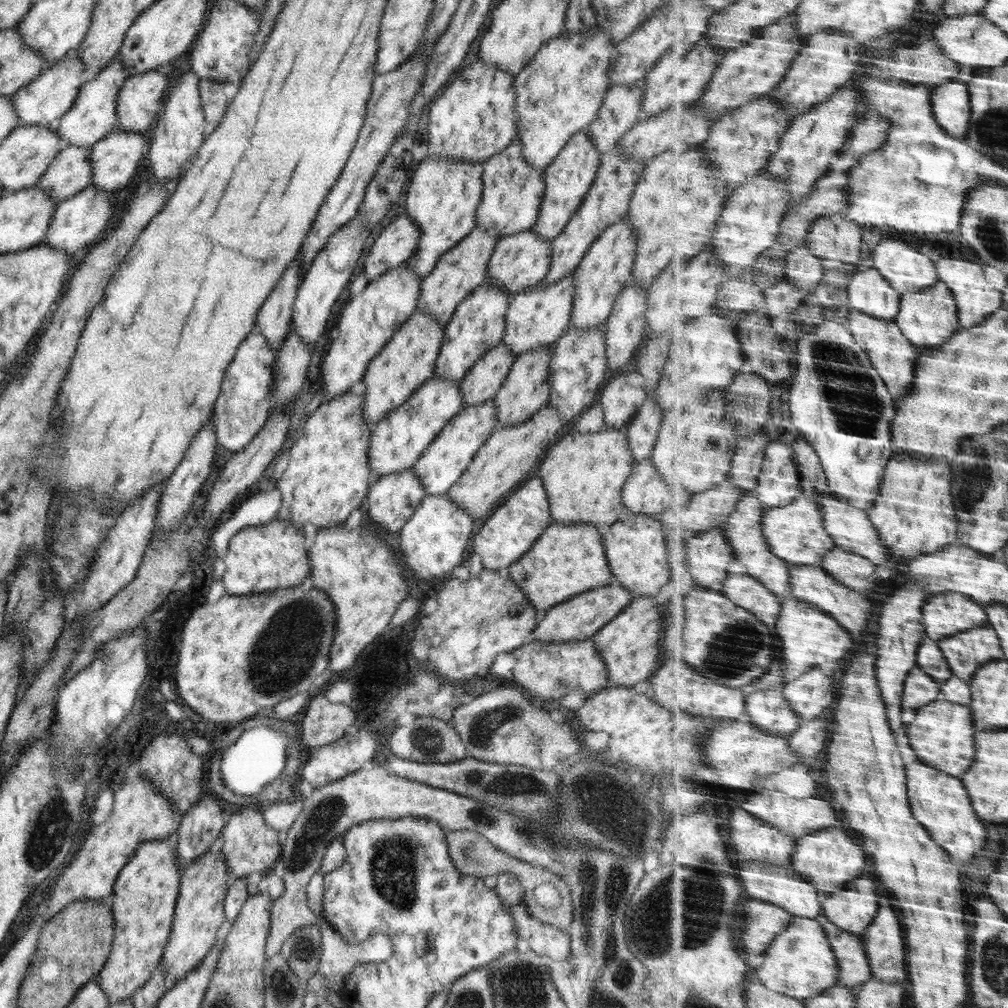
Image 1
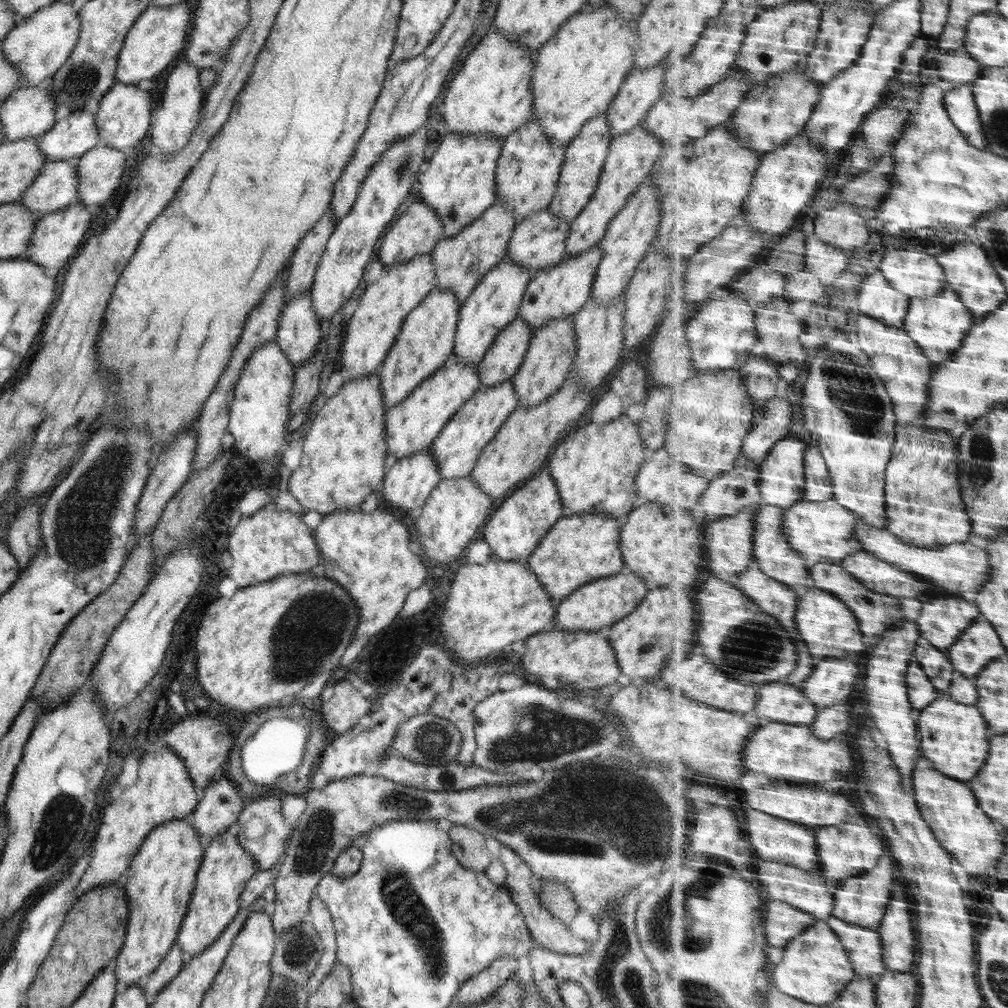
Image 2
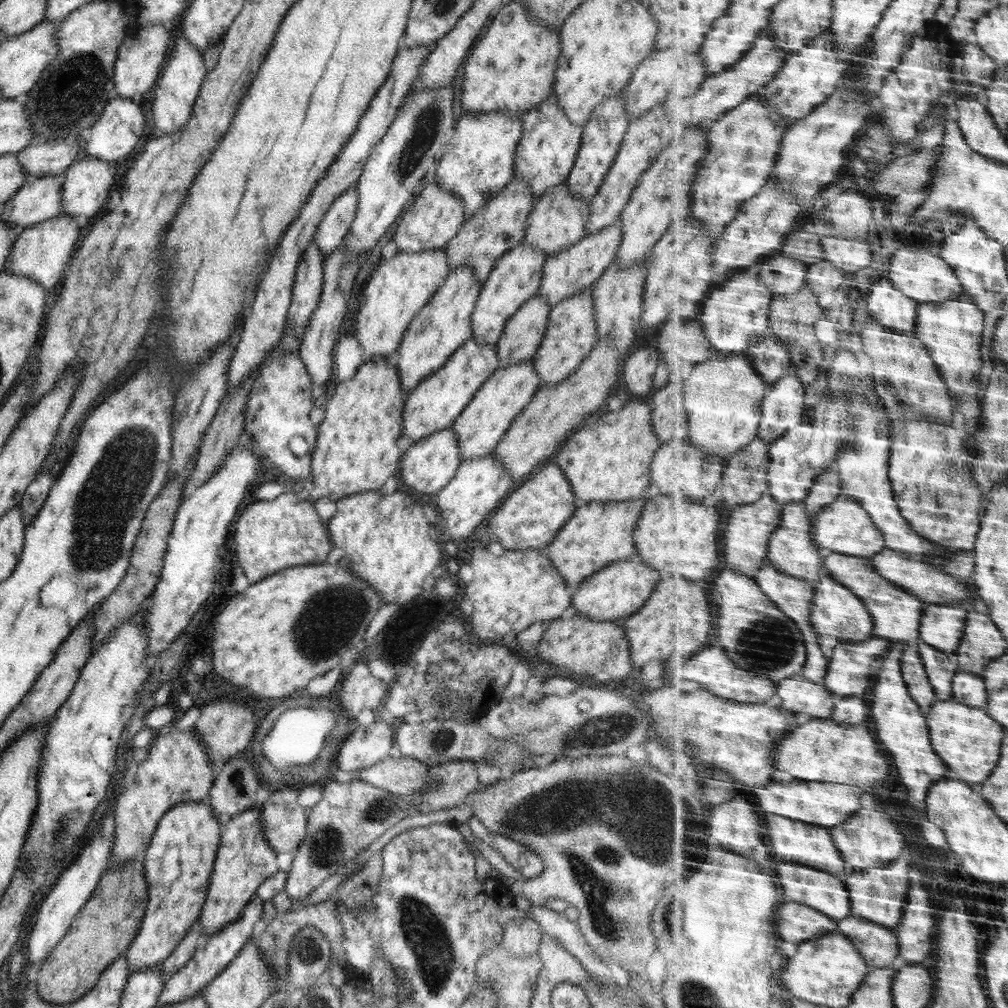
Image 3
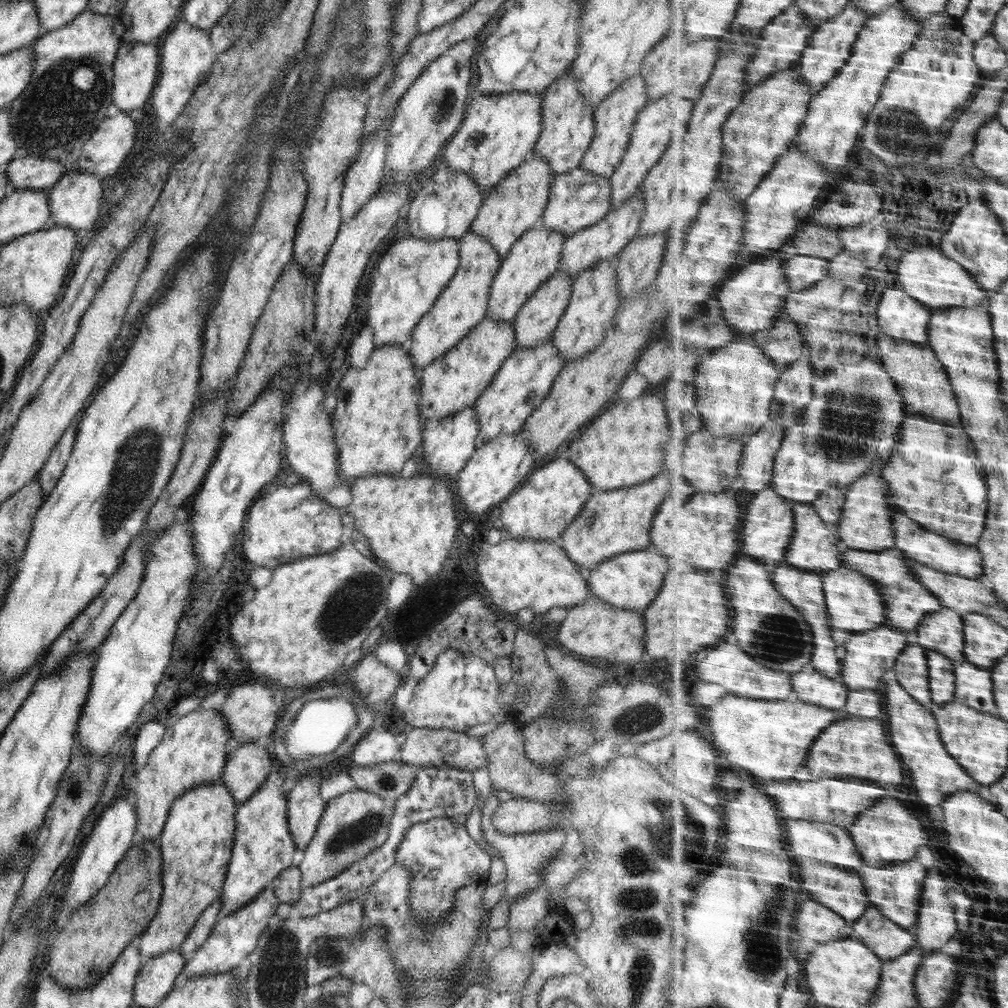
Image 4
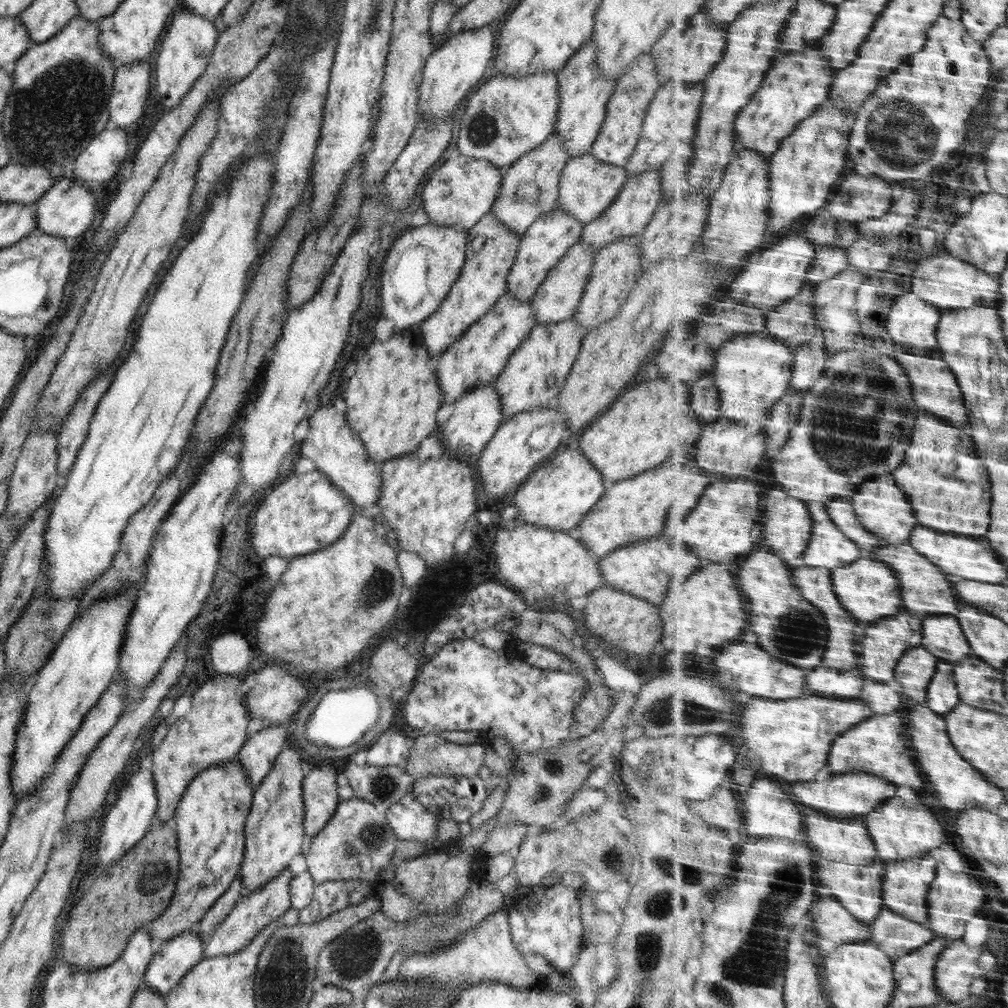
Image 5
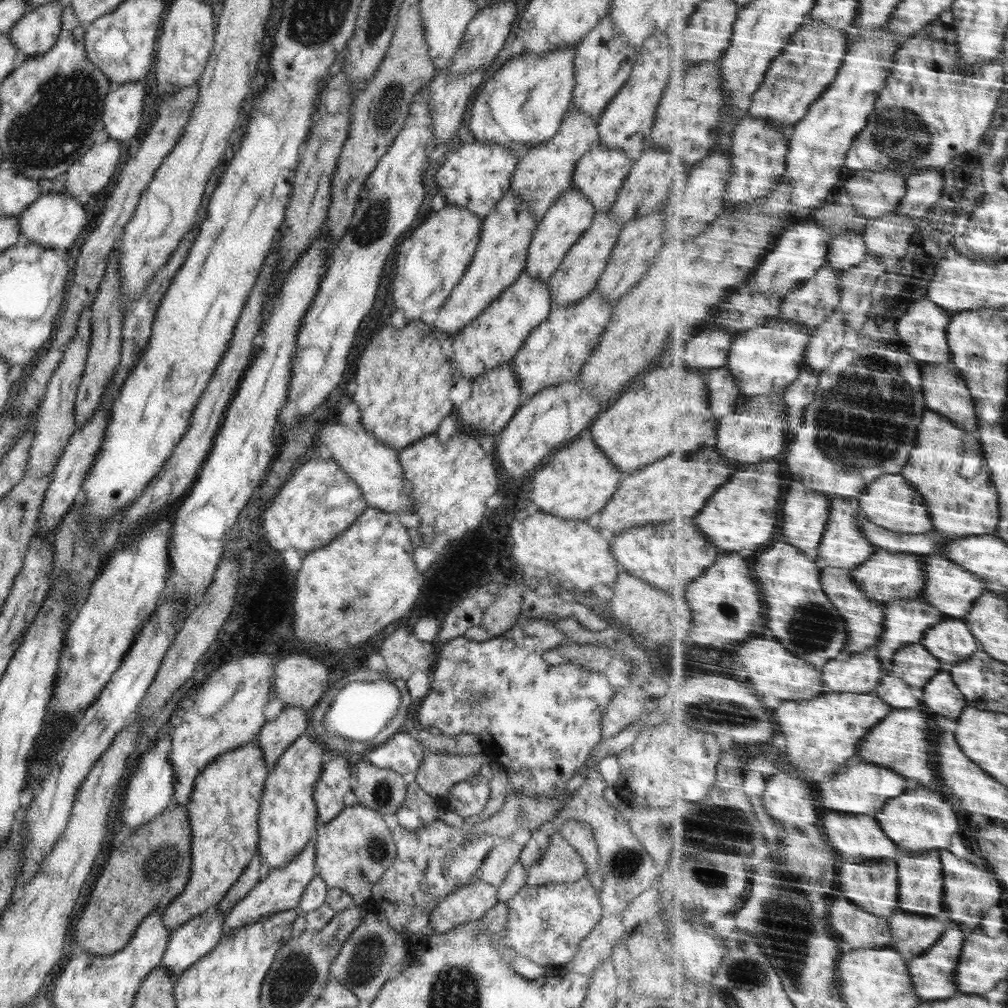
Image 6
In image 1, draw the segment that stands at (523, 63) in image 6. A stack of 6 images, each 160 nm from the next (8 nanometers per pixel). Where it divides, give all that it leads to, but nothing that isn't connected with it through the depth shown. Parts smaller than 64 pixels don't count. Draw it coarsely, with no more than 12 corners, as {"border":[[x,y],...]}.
{"border":[[428,158],[406,192],[424,278],[475,227],[484,162]]}

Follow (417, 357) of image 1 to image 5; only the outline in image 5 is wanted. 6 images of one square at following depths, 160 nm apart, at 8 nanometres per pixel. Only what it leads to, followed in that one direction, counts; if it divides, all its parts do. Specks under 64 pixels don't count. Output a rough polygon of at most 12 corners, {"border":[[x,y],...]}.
{"border":[[490,212],[468,229],[466,260],[419,325],[440,355],[506,292],[521,237]]}

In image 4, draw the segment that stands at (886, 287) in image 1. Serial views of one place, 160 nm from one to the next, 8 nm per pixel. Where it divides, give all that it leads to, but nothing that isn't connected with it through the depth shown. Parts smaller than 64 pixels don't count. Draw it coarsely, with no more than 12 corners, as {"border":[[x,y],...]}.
{"border":[[904,288],[886,290],[886,335],[926,343],[933,307]]}

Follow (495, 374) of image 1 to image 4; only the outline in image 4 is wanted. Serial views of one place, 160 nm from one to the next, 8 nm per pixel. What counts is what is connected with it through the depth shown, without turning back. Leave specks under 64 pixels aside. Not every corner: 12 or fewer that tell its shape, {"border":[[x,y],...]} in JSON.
{"border":[[557,270],[513,318],[518,347],[553,337],[573,280]]}

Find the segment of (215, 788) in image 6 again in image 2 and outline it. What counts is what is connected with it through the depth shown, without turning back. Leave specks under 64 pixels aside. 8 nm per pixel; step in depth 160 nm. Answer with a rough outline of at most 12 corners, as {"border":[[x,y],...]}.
{"border":[[187,819],[142,841],[111,964],[139,984],[175,944],[202,864]]}

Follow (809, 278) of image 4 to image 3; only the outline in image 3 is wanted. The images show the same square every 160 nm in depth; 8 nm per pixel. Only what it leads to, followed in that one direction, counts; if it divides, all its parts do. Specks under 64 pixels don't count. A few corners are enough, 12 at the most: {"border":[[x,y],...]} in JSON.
{"border":[[775,255],[761,281],[777,295],[806,287],[810,264]]}

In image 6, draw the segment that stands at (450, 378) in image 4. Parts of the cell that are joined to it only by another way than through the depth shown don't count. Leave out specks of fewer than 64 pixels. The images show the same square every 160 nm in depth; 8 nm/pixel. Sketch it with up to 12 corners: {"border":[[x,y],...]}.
{"border":[[523,271],[453,336],[471,382],[511,362],[553,306]]}

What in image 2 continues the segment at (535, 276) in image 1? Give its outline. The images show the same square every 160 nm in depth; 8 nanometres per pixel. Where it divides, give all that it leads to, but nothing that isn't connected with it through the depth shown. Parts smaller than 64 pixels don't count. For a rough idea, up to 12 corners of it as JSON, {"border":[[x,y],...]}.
{"border":[[549,207],[516,223],[506,259],[533,277],[565,258],[570,222]]}

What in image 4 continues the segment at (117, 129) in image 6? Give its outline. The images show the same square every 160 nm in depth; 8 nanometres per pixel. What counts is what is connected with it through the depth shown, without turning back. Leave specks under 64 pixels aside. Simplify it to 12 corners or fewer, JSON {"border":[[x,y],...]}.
{"border":[[121,42],[112,100],[130,114],[157,82],[159,45]]}

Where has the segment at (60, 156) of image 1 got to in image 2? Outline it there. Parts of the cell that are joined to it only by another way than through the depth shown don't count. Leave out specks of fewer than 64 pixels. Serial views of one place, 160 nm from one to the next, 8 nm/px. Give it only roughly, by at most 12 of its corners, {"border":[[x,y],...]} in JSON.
{"border":[[46,160],[19,200],[37,216],[78,201],[76,167]]}

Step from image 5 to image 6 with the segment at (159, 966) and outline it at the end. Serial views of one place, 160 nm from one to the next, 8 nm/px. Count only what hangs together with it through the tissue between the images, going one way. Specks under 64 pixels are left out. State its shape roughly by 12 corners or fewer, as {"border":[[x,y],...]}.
{"border":[[210,907],[170,932],[160,965],[176,978],[220,942]]}

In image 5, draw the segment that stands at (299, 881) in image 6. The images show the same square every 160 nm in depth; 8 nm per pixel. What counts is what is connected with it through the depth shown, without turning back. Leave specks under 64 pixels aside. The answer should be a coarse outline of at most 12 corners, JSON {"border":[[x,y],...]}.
{"border":[[293,871],[244,894],[204,944],[203,959],[244,950],[291,908]]}

